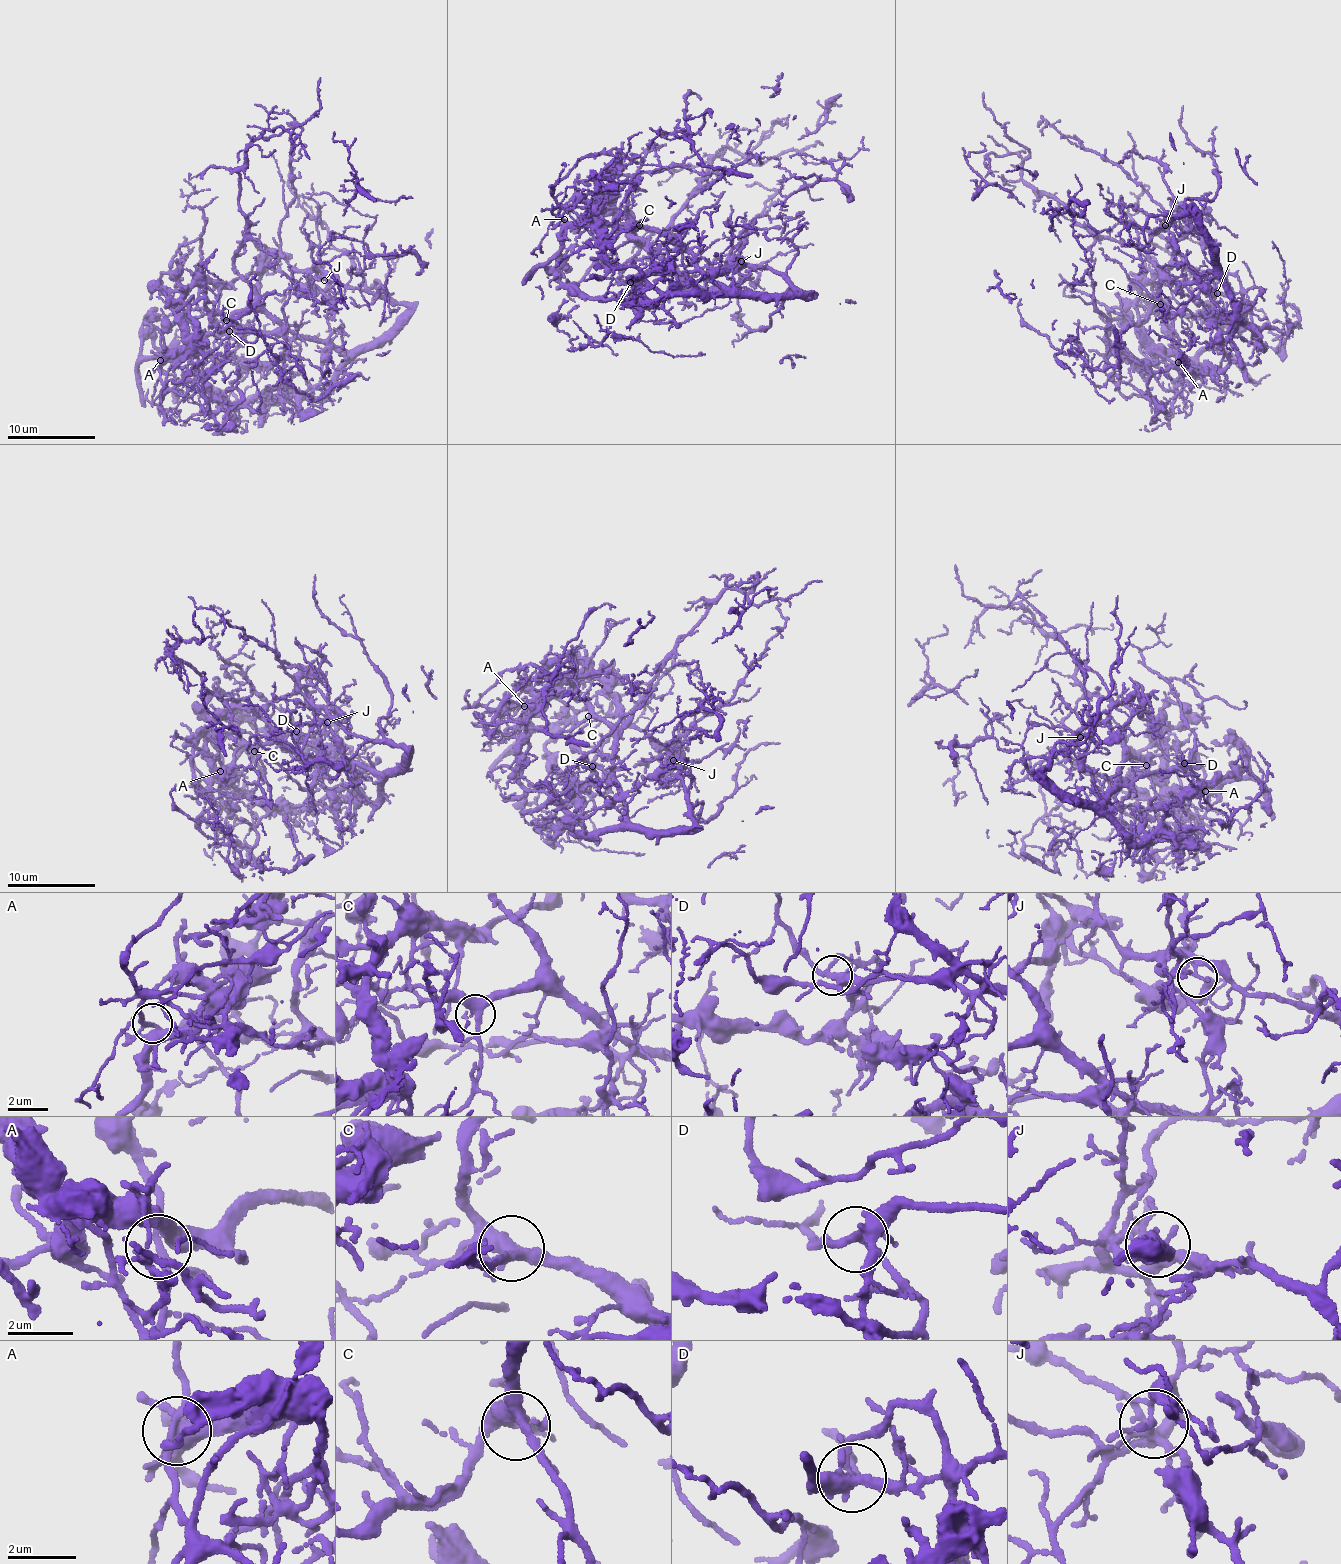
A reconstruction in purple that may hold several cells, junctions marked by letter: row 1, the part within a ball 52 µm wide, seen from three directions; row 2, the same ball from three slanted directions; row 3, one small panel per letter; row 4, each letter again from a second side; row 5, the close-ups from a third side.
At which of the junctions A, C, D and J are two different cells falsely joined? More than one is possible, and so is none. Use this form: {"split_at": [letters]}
{"split_at": ["D", "J"]}

